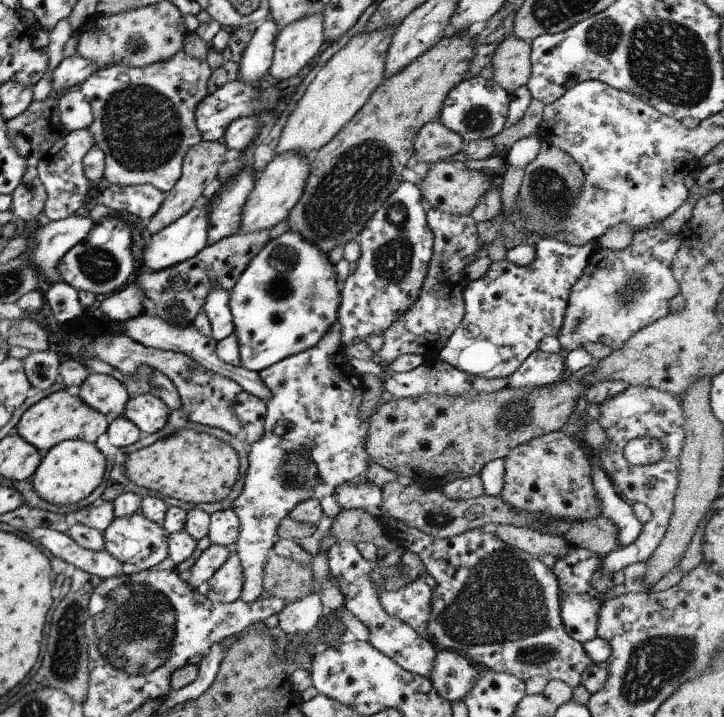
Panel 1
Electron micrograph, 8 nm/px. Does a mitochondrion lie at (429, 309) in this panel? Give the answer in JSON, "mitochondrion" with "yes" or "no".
{"mitochondrion":"no"}

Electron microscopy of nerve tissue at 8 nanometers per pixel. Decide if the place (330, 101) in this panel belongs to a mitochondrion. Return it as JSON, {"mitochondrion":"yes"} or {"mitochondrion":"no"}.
{"mitochondrion":"no"}

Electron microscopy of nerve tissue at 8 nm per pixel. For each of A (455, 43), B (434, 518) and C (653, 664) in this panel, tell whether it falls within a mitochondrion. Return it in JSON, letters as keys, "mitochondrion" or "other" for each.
{"A":"other","B":"mitochondrion","C":"mitochondrion"}

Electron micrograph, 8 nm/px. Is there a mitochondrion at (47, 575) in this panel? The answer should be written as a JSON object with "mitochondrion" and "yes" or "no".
{"mitochondrion":"no"}

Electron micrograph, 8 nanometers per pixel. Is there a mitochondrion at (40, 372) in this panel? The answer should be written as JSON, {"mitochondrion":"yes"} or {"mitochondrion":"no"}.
{"mitochondrion":"no"}

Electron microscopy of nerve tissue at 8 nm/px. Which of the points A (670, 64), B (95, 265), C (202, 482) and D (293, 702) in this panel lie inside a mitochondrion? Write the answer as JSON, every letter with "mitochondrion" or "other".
{"A":"mitochondrion","B":"mitochondrion","C":"other","D":"other"}

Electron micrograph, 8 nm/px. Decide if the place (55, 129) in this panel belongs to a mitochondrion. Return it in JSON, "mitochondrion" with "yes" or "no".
{"mitochondrion":"no"}

